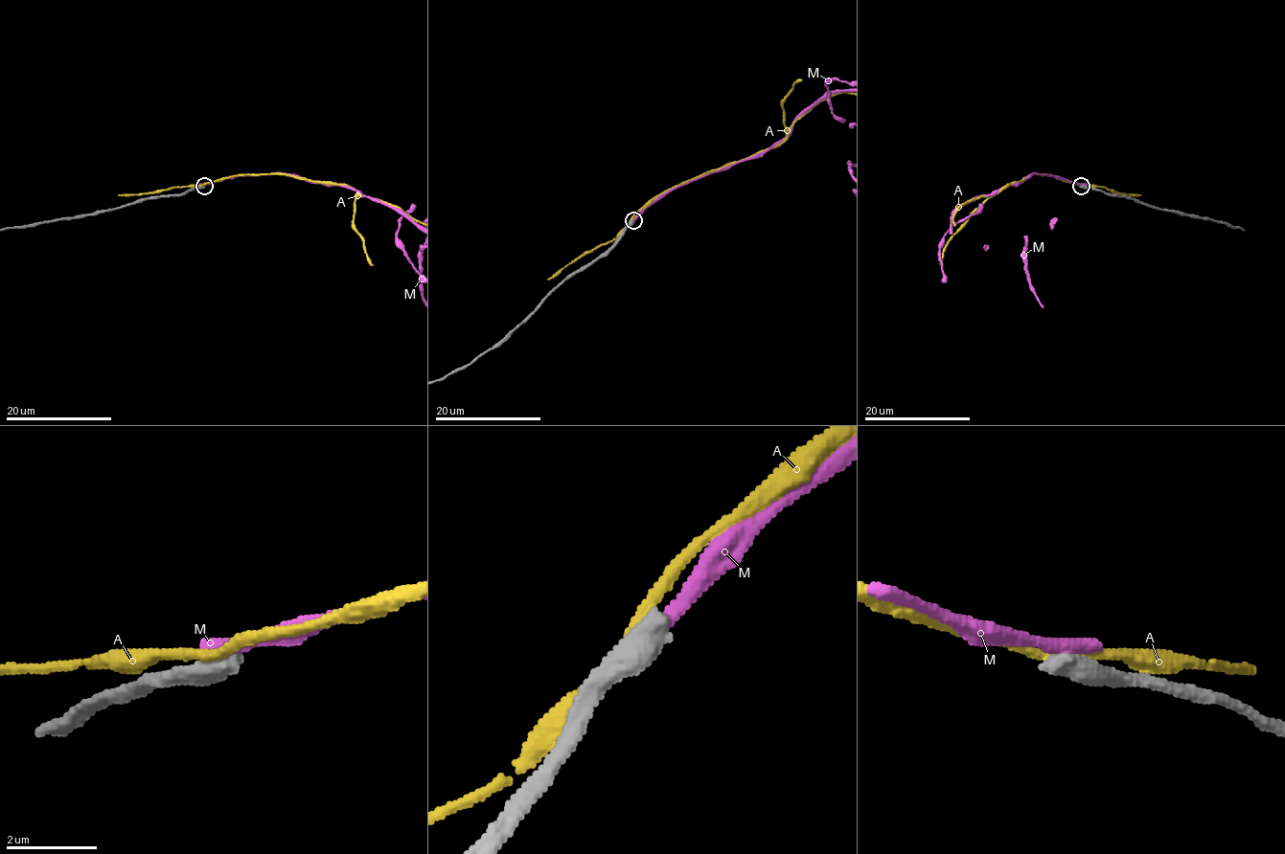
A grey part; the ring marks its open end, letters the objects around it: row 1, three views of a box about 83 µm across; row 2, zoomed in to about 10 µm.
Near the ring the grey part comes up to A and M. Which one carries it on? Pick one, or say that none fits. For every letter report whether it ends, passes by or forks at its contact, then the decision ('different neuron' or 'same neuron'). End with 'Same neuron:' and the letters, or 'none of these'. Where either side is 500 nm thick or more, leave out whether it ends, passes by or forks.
A: different neuron
M: different neuron
Same neuron: none of these

